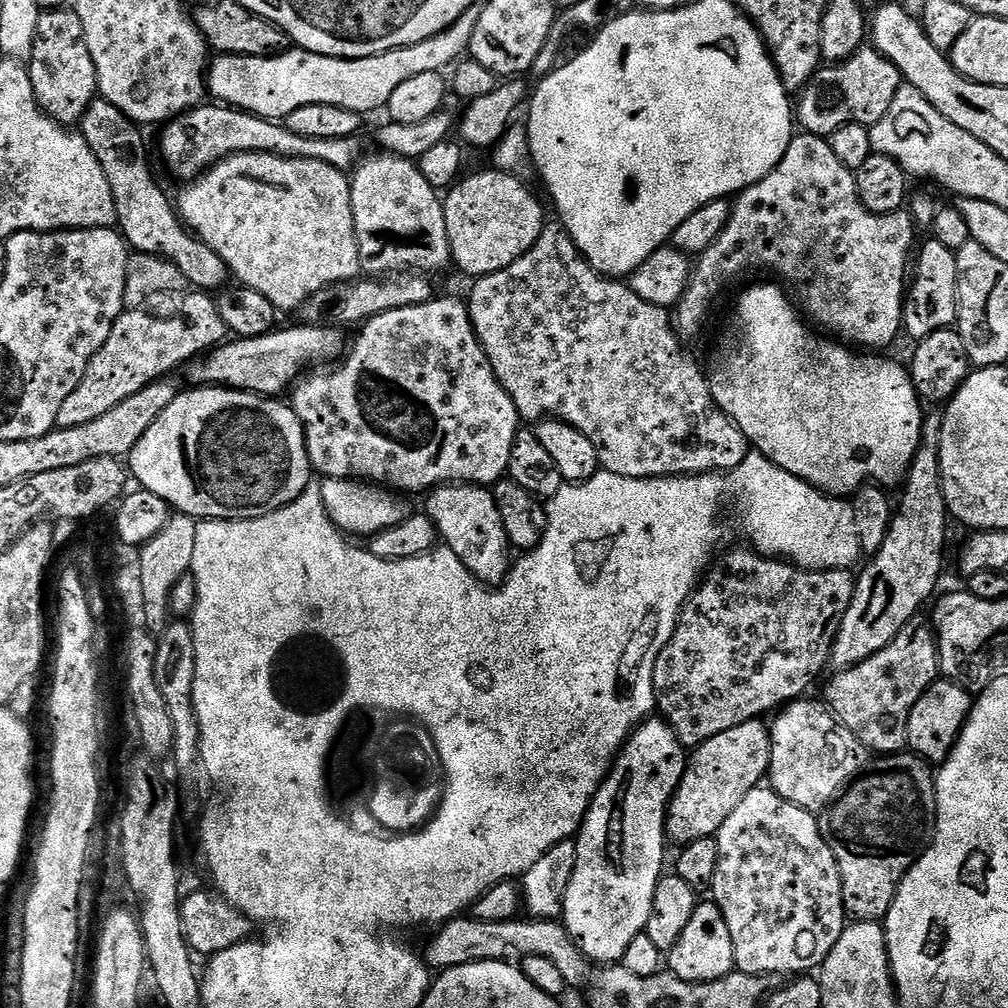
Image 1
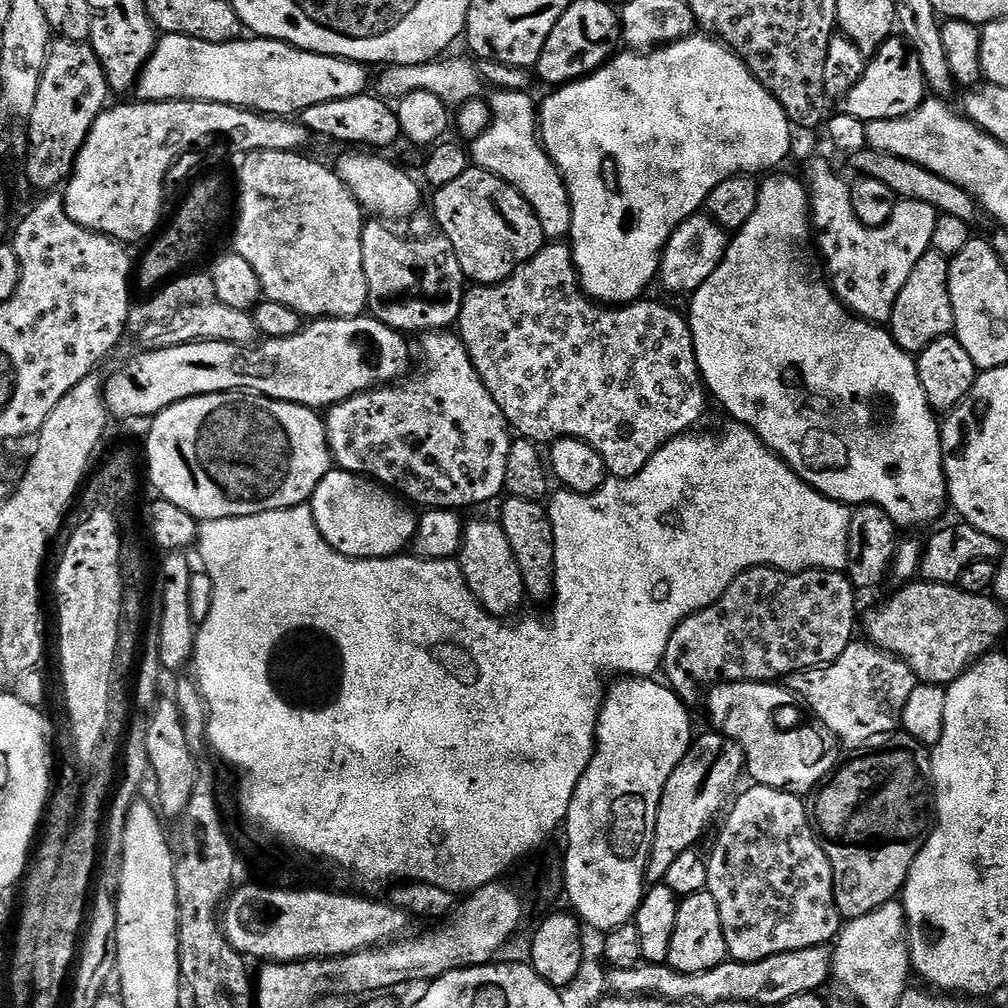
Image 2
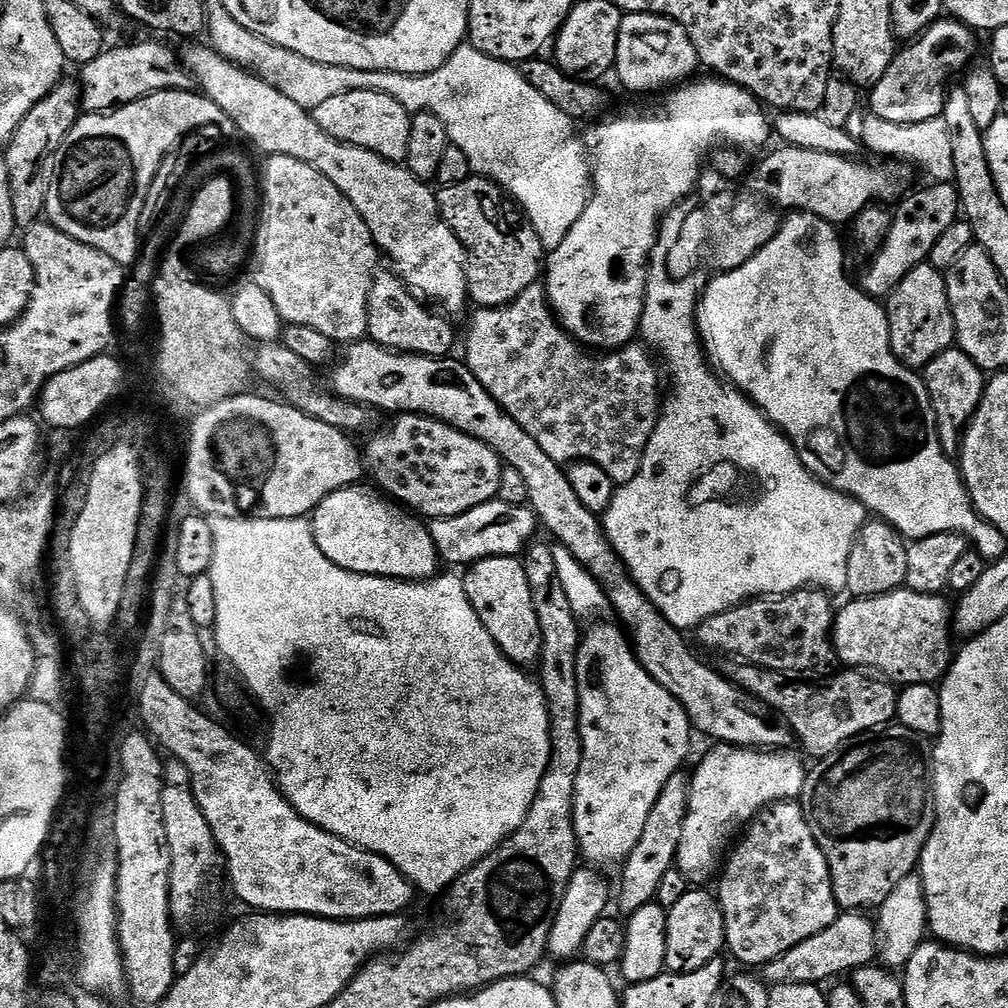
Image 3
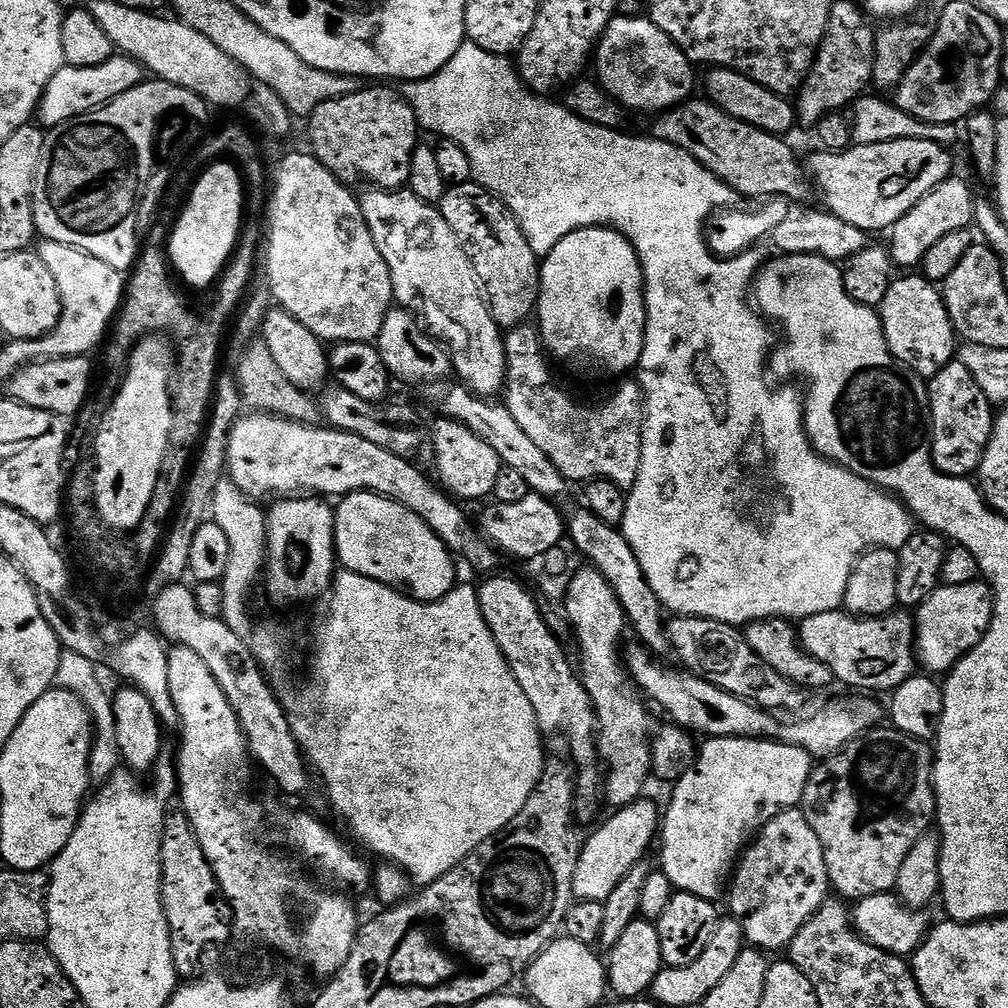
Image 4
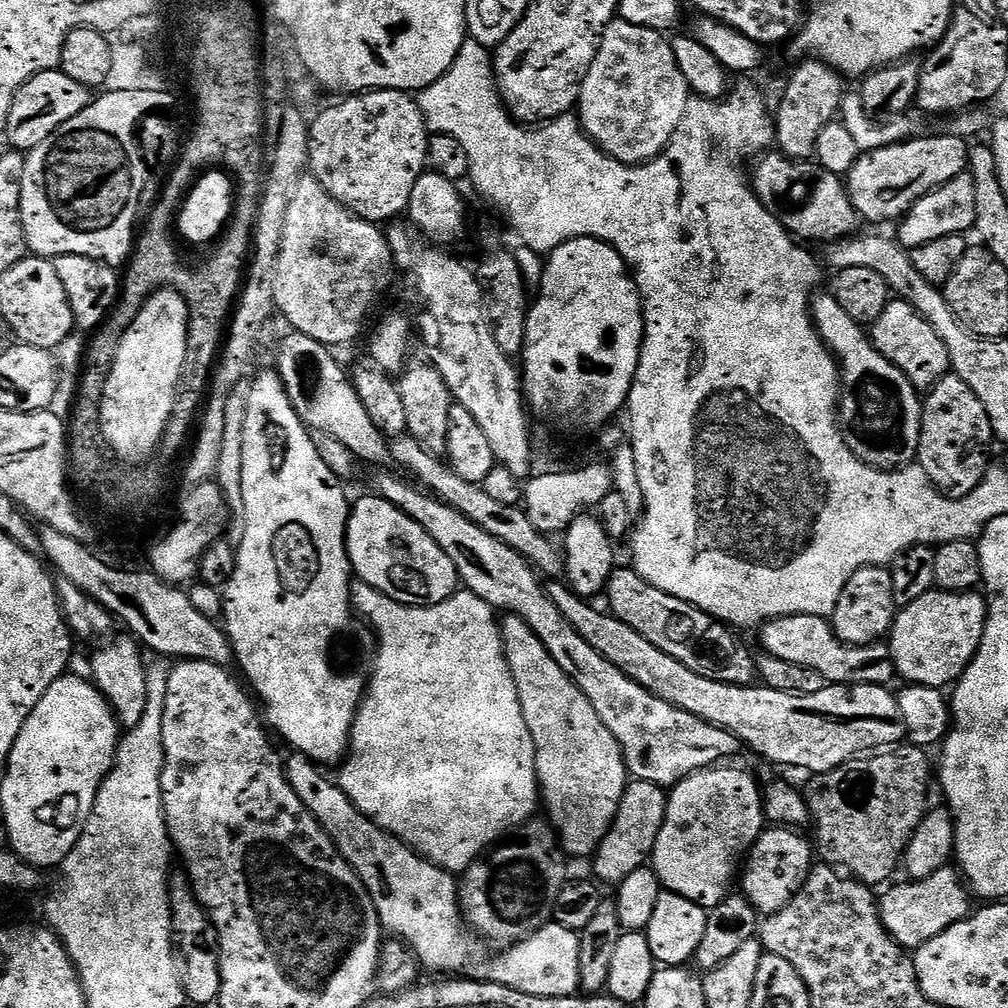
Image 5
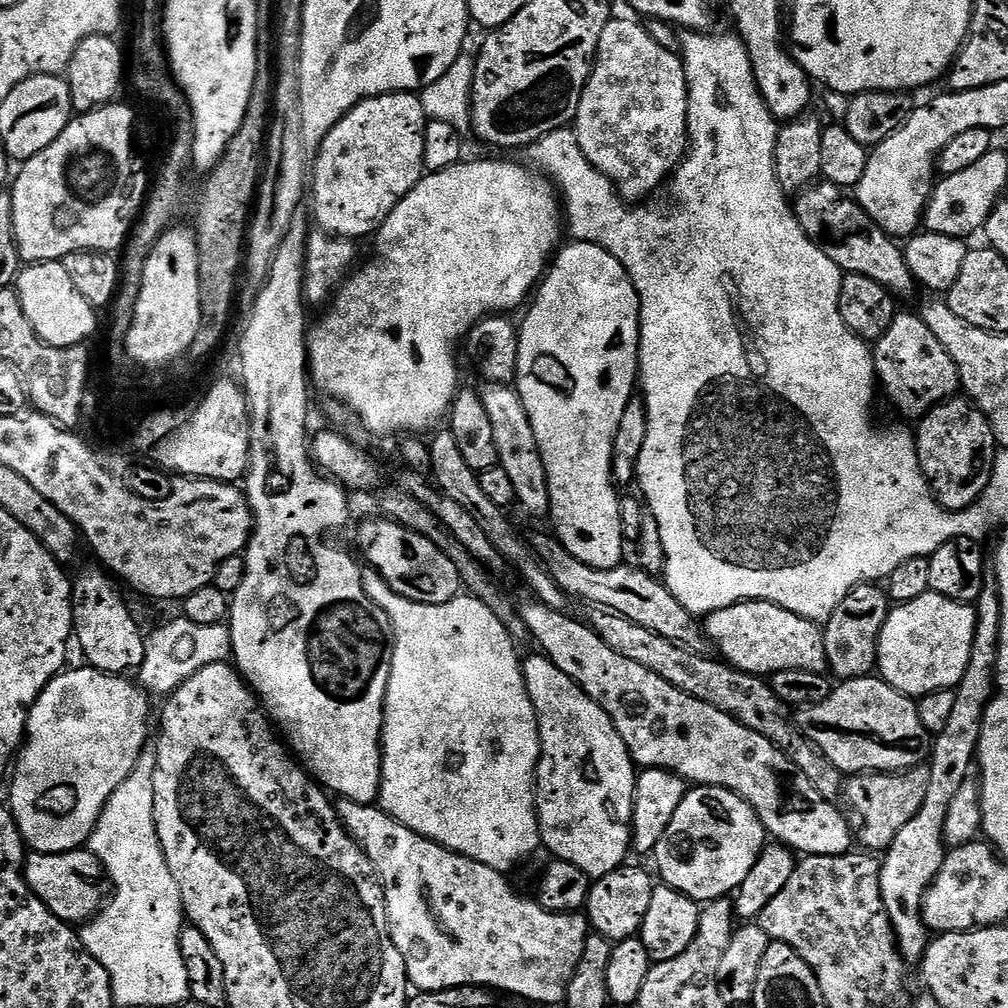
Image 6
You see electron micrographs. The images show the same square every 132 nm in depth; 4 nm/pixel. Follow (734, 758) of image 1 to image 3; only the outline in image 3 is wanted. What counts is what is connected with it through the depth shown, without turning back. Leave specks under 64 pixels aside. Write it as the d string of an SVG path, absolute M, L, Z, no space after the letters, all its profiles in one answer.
M681 770L672 775L666 786L662 786L662 794L658 794L658 802L654 802L650 818L646 818L646 827L642 830L642 838L638 838L638 846L630 850L623 862L620 870L620 908L625 917L632 916L634 910L642 910L642 906L655 901L662 877L666 875L666 870L676 864L683 822L688 814L689 781L689 773Z

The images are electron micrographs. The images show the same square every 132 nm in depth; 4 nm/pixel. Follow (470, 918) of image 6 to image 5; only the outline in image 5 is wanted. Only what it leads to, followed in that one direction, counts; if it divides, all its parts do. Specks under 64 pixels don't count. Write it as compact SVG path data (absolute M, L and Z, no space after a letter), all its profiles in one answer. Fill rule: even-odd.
M292 754L292 757L287 757L286 771L288 783L294 786L294 792L298 794L298 798L302 798L306 810L314 814L317 822L324 827L324 833L332 837L344 861L356 871L358 878L368 887L370 898L380 915L381 925L387 931L389 928L396 935L393 937L399 938L409 949L412 949L423 967L425 964L426 967L433 968L436 972L444 972L440 974L463 973L460 971L471 962L472 955L476 952L475 938L477 937L470 931L462 915L457 877L444 868L430 863L429 860L425 860L414 849L409 848L403 840L385 832L371 818L362 815L356 808L355 802L345 794L339 783L333 777L331 780L324 773L327 771L313 762L309 756ZM555 922L511 945L496 960L495 979L524 994L574 996L580 987L580 937Z

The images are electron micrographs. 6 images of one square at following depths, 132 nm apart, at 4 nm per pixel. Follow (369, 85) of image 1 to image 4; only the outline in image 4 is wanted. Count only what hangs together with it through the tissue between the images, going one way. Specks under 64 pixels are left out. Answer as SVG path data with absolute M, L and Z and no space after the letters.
M113 54L106 62L102 62L102 66L62 67L44 88L38 109L39 123L48 130L57 128L58 125L73 120L75 116L84 116L109 104L115 96L126 94L126 90L134 90L134 86L142 83L145 76L145 69L123 54Z

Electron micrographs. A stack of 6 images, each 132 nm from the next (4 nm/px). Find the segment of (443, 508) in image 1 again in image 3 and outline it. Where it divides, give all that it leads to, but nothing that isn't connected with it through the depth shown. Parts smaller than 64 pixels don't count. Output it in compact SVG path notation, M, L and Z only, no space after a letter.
M494 556L477 560L463 573L466 598L478 614L482 626L494 638L496 645L513 663L535 665L542 654L542 626L534 614L534 598L530 598L530 582L526 582L523 559L514 556Z

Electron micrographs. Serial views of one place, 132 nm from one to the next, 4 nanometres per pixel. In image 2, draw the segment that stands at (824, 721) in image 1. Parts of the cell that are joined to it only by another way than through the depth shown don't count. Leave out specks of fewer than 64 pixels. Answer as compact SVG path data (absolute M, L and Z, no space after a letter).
M755 680L733 684L721 682L711 685L706 700L707 696L708 720L712 723L709 725L742 746L746 772L749 777L752 775L753 785L804 794L807 788L815 789L833 775L838 764L836 737L825 724L800 724L800 719L806 716L806 709L787 686Z

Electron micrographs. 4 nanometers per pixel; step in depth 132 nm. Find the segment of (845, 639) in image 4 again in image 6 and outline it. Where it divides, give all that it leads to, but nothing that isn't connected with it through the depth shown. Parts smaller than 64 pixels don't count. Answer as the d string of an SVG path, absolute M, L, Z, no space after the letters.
M743 600L741 604L726 606L722 610L712 612L703 621L702 631L725 661L738 671L750 675L771 678L774 674L786 670L806 670L807 672L828 672L828 659L821 625L814 620L807 620L790 610L765 600Z

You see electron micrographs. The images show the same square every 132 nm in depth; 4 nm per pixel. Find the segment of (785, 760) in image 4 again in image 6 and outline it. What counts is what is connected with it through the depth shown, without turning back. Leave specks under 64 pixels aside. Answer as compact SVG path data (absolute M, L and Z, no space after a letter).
M696 786L684 796L658 842L655 871L658 876L660 871L667 887L677 888L694 901L723 900L746 882L746 874L754 870L754 862L765 847L762 822L743 798L725 788Z

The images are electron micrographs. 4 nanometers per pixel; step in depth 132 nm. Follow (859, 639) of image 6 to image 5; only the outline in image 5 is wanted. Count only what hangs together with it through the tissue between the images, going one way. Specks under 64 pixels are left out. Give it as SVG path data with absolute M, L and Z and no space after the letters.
M867 564L860 568L846 582L842 594L838 598L838 606L834 606L830 623L838 639L845 644L875 644L883 641L892 631L898 611L892 591L894 578L887 567L878 564Z

